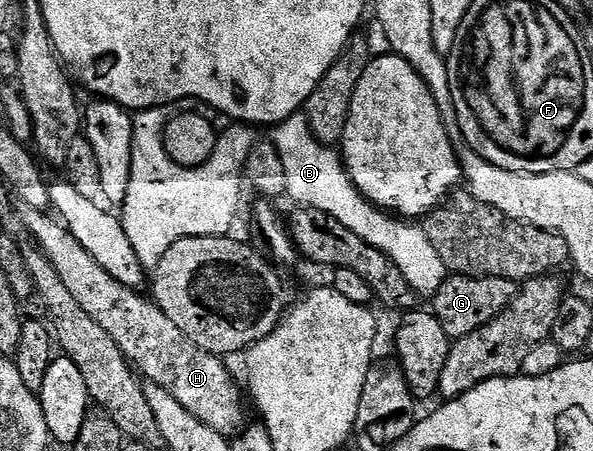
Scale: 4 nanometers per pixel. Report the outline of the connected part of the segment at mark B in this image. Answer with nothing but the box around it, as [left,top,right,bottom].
[271,114,447,298]

